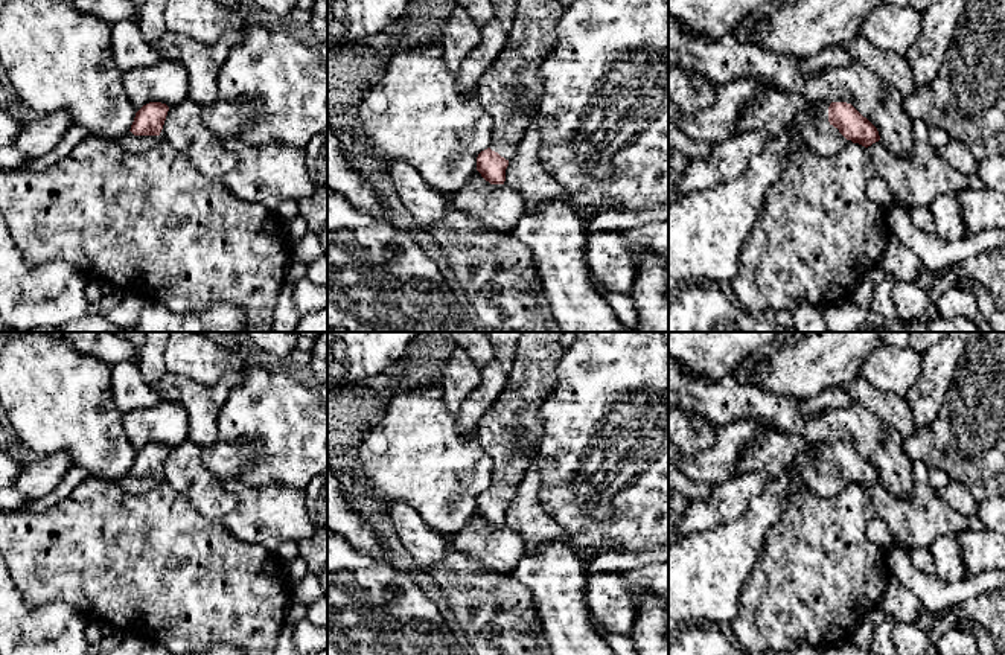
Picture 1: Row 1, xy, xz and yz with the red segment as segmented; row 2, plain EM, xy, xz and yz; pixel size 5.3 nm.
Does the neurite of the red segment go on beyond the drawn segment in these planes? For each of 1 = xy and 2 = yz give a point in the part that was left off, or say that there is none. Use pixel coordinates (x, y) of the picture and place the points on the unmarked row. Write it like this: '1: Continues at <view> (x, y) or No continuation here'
1: Continues at xy (134, 485)
2: Continues at yz (774, 453)

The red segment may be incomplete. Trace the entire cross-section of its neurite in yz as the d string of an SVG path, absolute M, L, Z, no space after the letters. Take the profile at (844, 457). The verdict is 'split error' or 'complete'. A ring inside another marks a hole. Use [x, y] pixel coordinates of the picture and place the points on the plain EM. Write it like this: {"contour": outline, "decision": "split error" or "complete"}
{"contour": "M778 430L763 431L742 452L737 471L778 478L795 469L798 454L809 457L801 480L821 497L834 497L851 484L868 489L880 481L877 469L851 445L807 442Z", "decision": "split error"}

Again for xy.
{"contour": "M161 443L143 446L134 458L131 471L119 481L119 486L134 495L146 494L164 481L163 466L171 448Z", "decision": "split error"}

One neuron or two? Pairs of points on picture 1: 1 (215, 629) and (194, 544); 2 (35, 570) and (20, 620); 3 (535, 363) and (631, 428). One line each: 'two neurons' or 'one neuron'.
1: one neuron
2: two neurons
3: two neurons

